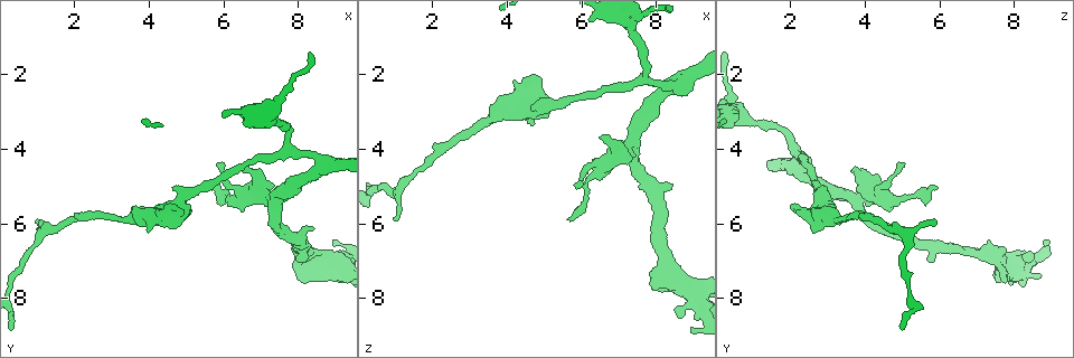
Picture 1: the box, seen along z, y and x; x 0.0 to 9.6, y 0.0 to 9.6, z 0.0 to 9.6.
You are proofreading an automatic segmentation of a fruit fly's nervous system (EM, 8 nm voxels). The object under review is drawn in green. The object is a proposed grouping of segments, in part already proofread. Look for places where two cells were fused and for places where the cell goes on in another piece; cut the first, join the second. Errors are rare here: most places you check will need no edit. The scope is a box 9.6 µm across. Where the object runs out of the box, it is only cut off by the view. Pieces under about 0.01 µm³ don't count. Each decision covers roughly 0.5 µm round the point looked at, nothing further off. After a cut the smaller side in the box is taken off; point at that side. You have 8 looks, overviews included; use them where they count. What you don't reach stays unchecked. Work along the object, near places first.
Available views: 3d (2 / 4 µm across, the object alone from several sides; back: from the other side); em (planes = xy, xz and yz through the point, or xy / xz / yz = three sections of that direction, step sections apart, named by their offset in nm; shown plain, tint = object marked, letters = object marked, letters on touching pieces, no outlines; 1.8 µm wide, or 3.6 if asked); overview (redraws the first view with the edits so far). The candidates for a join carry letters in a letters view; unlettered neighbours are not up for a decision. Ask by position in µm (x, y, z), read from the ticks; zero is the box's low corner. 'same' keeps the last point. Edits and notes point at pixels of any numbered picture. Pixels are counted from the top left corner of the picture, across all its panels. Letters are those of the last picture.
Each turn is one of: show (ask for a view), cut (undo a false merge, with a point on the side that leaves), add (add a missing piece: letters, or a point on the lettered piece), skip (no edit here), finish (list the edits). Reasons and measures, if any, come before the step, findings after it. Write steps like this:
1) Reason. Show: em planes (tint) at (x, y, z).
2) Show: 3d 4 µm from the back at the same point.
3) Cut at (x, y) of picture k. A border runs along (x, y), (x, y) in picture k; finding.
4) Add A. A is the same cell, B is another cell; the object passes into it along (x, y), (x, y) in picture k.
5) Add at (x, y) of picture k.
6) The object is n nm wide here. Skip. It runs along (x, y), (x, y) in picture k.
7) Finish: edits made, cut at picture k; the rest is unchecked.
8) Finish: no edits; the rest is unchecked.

An open end. Show: 3d 2 µm at (8.35, 6.20, 5.05).

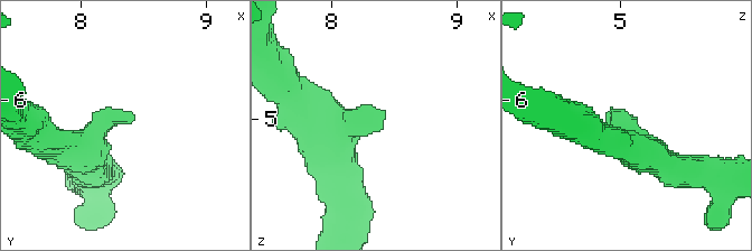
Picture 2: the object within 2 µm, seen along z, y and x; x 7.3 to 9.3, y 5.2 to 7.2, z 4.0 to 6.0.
Show: em planes (plain) at (8.42, 6.12, 5.08).

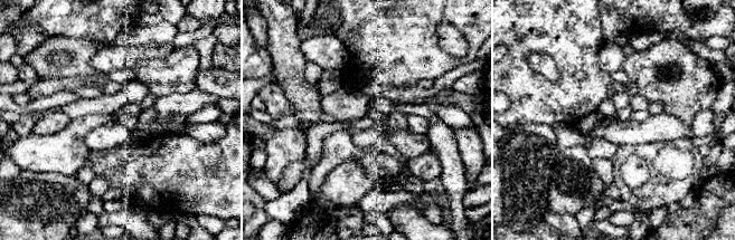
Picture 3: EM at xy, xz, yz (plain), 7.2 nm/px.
Show: em planes (letters) at the same point.

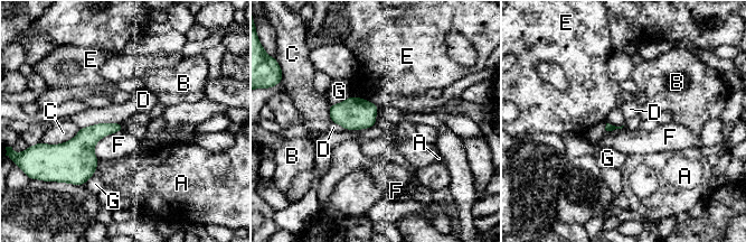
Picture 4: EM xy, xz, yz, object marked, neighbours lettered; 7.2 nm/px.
The longest contact is with D, 300 nm. Skip. A, B, C, D, E, F and G are other cells; a border runs along (121, 122), (97, 122), (81, 128) in picture 4; none of them fits.

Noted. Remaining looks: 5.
Show: 3d 2 µm at (8.10, 7.60, 7.75).

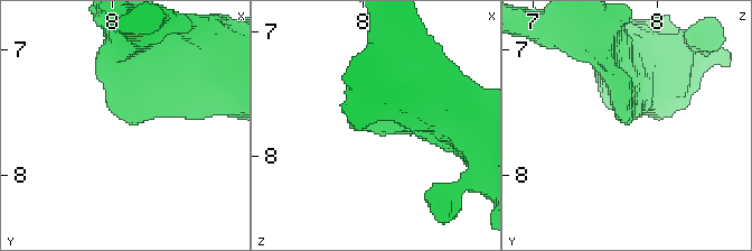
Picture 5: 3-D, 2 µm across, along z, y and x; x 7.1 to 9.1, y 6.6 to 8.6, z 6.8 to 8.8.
Now the EM. Show: em 3.6 µm planes (letters) at (8.08, 7.56, 7.70).

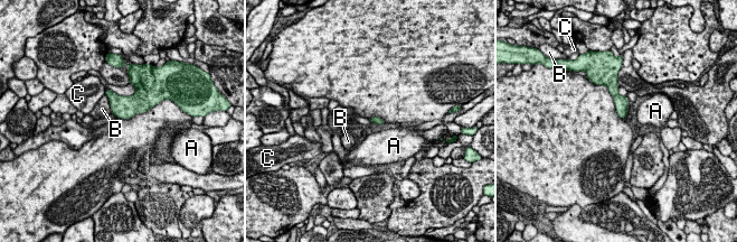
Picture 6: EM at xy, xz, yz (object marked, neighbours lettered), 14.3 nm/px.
The longest contact is with B, 300 nm. Skip. A, B and C are other cells; a border runs along (104, 94), (109, 100), (112, 112) in picture 6; none of them fits.

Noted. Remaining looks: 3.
An open end. Show: em xy step 4 (tint) at (5.65, 5.05, 5.85).

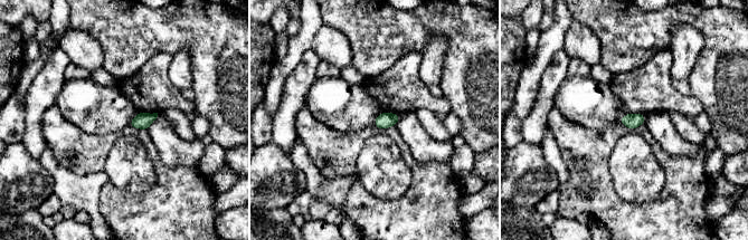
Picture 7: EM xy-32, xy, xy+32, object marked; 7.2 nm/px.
Show: em planes (letters) at the same point.

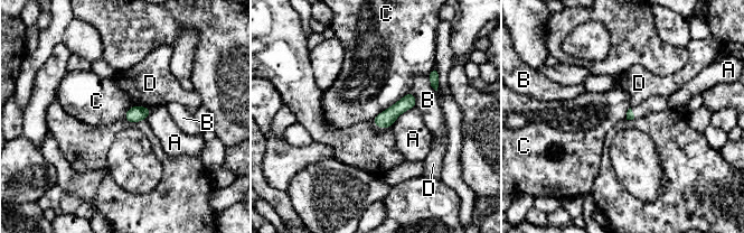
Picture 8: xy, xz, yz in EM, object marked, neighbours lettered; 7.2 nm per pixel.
Skip. A, B, C and D are other cells; a border runs along (410, 90), (370, 120) in picture 8; no lettered piece goes on from it.

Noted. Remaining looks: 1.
Sharp bend. Show: em planes (letters) at (7.35, 5.50, 3.80).

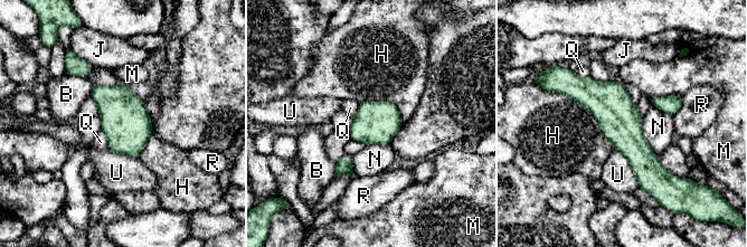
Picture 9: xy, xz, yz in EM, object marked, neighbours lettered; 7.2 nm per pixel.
The object is 300 nm wide here. Skip. B, H, J, M, N, Q, R and U are other cells; a border runs along (101, 130), (107, 145) in picture 9; all the same cell.

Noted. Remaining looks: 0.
Finish: no edits; the rest is unchecked.

